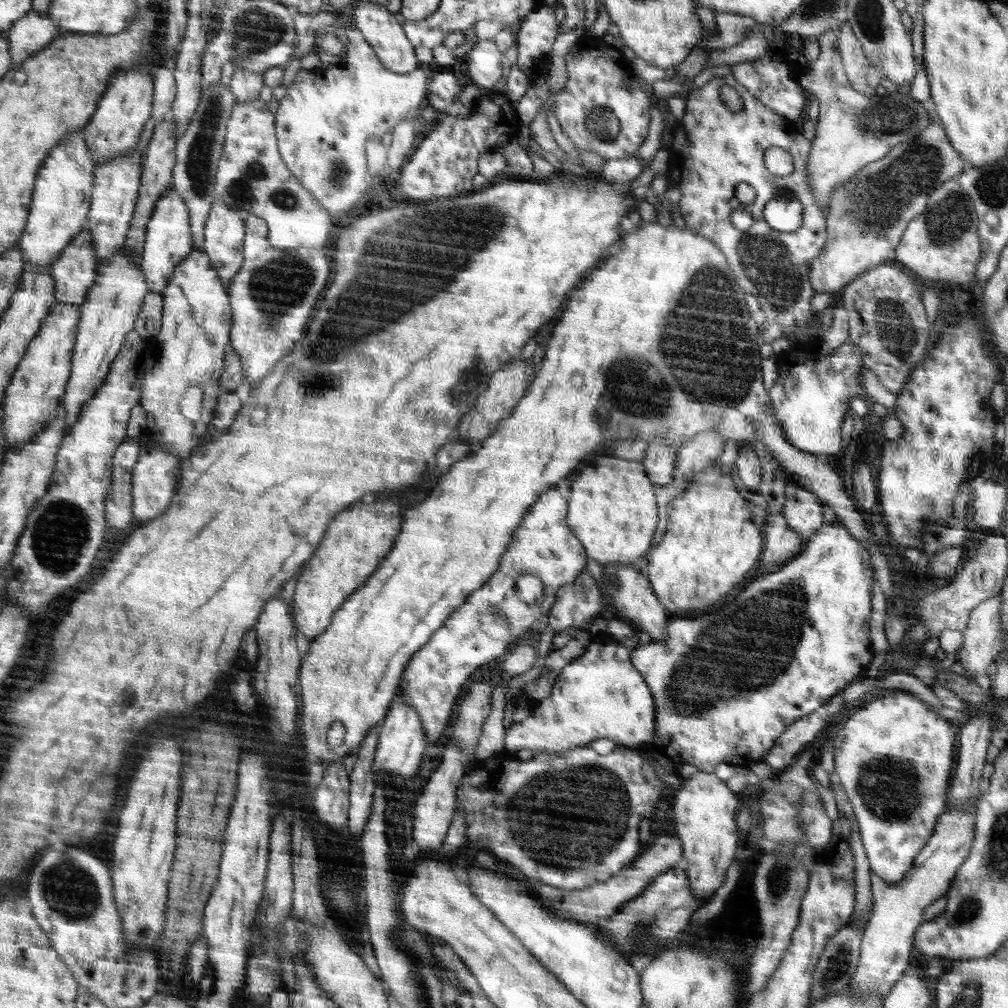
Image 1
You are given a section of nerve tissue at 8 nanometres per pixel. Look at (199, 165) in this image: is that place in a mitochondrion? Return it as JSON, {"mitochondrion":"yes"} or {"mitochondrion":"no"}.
{"mitochondrion":"yes"}

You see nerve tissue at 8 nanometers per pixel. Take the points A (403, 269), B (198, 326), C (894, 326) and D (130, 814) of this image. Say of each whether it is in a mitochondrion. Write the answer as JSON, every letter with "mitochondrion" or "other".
{"A":"mitochondrion","B":"other","C":"mitochondrion","D":"other"}

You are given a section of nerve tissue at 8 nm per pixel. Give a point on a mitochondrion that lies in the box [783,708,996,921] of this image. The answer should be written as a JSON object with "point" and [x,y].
{"point":[888,786]}

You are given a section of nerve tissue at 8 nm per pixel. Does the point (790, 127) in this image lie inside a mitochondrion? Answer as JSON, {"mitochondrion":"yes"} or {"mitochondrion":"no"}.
{"mitochondrion":"no"}

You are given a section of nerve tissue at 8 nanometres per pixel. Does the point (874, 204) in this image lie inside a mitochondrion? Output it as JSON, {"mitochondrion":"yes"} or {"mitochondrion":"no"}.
{"mitochondrion":"yes"}

